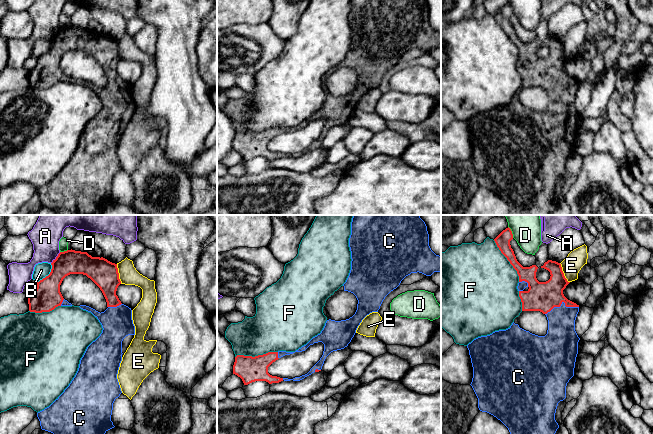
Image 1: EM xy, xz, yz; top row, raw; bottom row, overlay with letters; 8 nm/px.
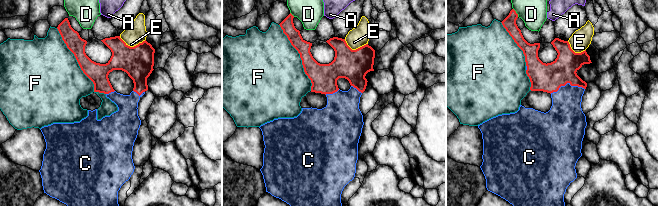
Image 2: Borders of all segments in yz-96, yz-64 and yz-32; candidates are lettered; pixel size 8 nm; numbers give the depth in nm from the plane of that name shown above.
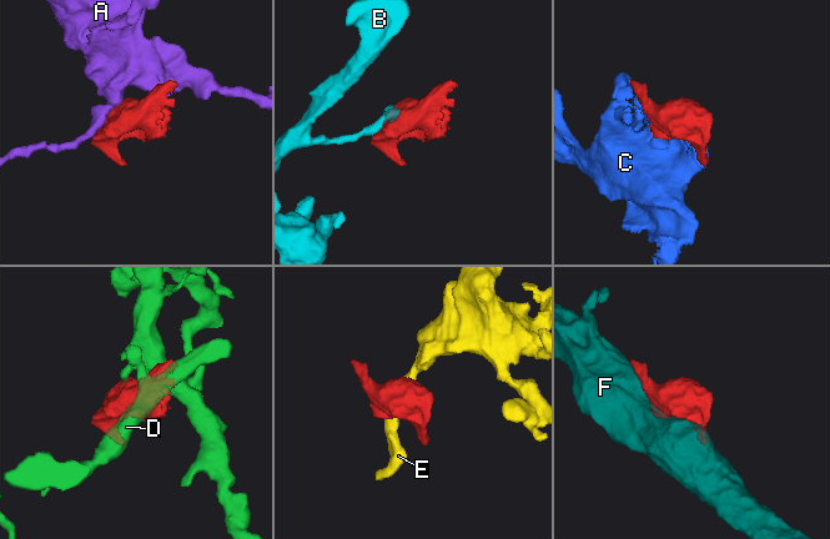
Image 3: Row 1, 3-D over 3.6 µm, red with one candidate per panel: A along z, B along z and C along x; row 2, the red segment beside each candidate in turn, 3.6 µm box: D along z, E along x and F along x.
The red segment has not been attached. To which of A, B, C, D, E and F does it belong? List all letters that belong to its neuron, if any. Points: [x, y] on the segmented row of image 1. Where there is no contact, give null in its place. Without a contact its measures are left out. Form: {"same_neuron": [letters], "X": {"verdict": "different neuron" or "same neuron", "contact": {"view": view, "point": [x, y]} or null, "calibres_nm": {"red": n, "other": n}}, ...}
{"same_neuron": ["C"], "A": {"verdict": "different neuron", "contact": {"view": "xy", "point": [56, 258]}, "calibres_nm": {"red": 190, "other": 240}}, "B": {"verdict": "different neuron", "contact": {"view": "xy", "point": [49, 274]}, "calibres_nm": {"red": 220, "other": 120}}, "C": {"verdict": "same neuron", "contact": {"view": "yz", "point": [561, 303]}, "calibres_nm": {"red": 240, "other": 240}}, "D": {"verdict": "different neuron", "contact": {"view": "yz", "point": [511, 232]}, "calibres_nm": {"red": 120, "other": 280}}, "E": {"verdict": "different neuron", "contact": {"view": "yz", "point": [563, 273]}, "calibres_nm": {"red": 240, "other": 160}}, "F": {"verdict": "different neuron", "contact": {"view": "xz", "point": [256, 356]}, "calibres_nm": {"red": 200, "other": 360}}}

